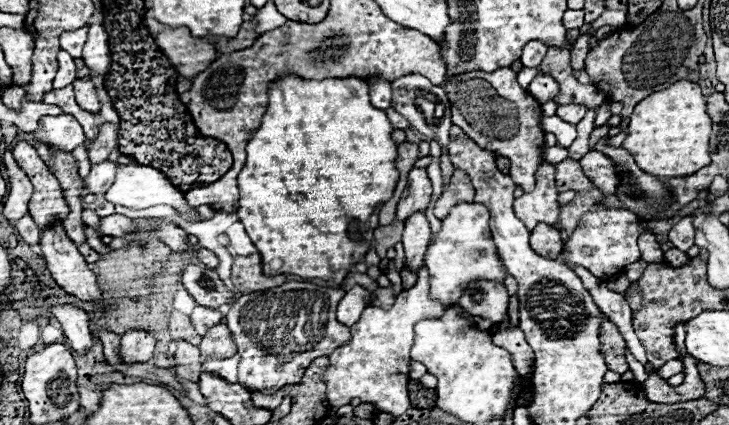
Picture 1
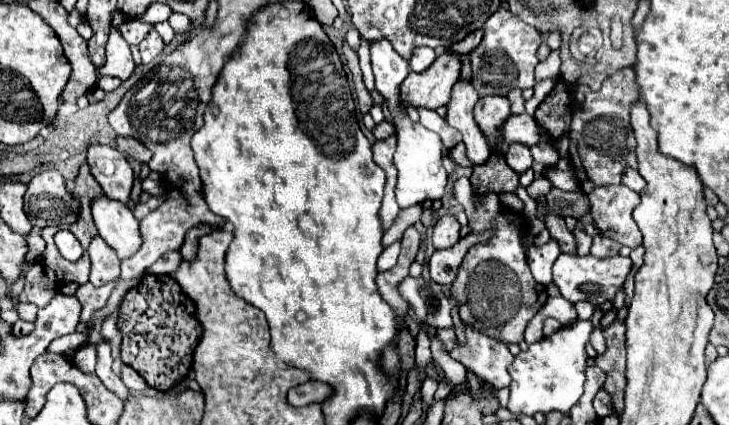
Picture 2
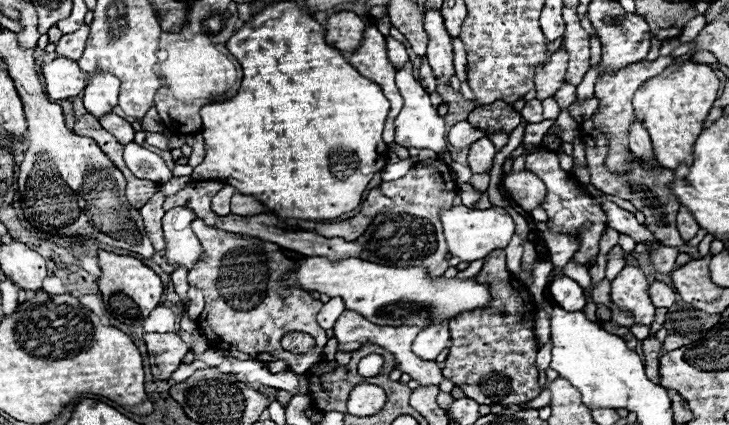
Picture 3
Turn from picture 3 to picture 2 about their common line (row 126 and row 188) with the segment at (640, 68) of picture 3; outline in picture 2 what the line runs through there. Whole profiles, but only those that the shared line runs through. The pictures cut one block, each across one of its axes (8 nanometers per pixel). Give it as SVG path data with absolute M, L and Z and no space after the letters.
M624 184L600 186L594 188L588 198L594 224L602 236L612 238L628 248L638 248L642 244L640 228L632 218L632 210L640 200L638 192L626 188Z

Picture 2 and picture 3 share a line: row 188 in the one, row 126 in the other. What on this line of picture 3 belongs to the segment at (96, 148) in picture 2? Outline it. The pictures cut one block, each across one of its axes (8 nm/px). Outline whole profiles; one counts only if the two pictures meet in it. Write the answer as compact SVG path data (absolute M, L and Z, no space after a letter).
M108 114L108 116L100 118L100 124L102 124L102 128L106 128L110 134L114 134L120 144L128 144L128 142L134 140L132 124L126 122L124 118L116 116L116 114Z

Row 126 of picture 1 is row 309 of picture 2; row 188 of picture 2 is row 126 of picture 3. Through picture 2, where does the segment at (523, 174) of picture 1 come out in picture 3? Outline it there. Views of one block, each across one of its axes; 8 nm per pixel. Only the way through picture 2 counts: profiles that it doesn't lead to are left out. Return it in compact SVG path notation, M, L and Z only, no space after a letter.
M462 121L453 126L448 133L448 141L455 147L469 147L481 136L487 136L487 132L475 130L467 121Z

